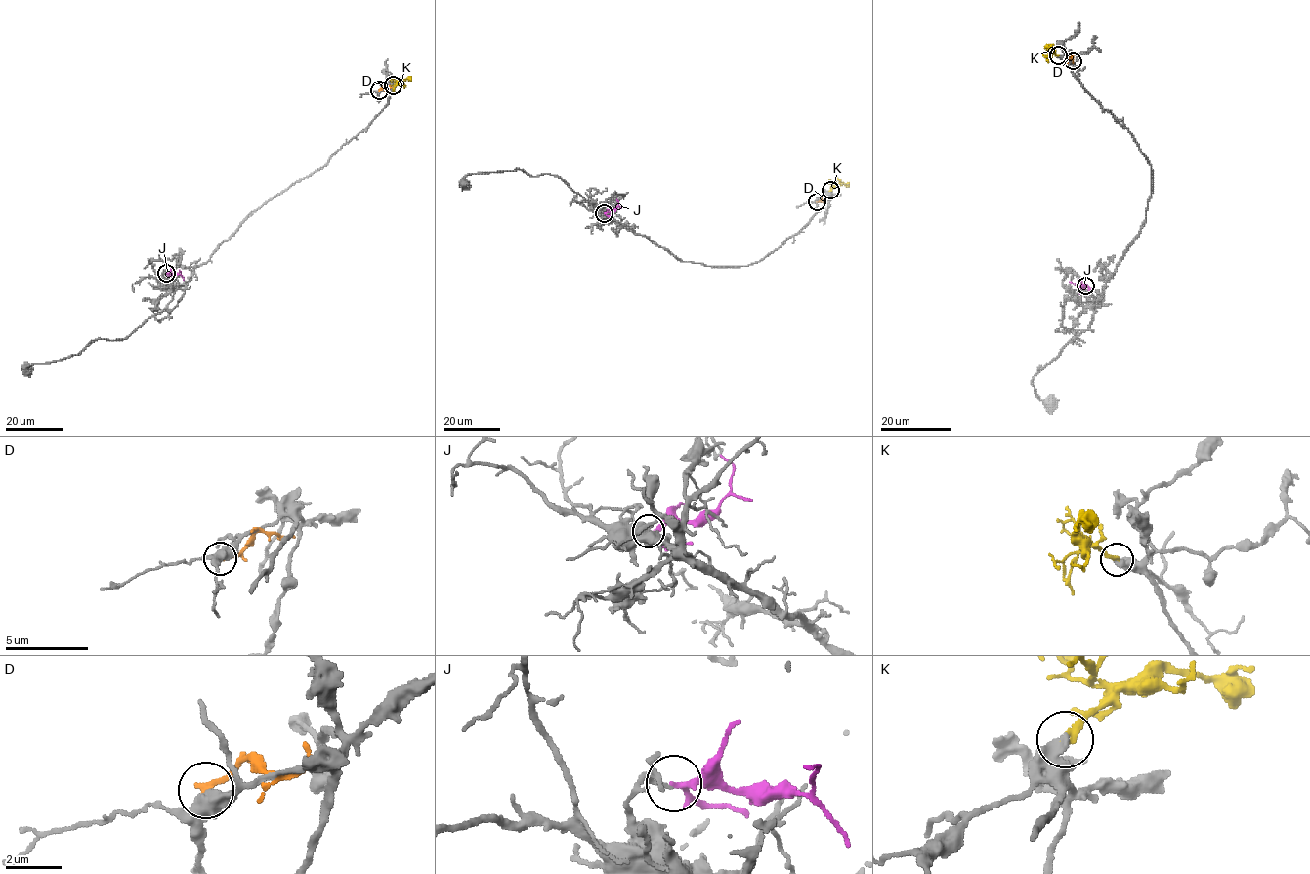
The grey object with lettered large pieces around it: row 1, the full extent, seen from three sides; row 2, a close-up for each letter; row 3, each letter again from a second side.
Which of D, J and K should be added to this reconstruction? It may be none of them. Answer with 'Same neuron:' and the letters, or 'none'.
Same neuron: none

